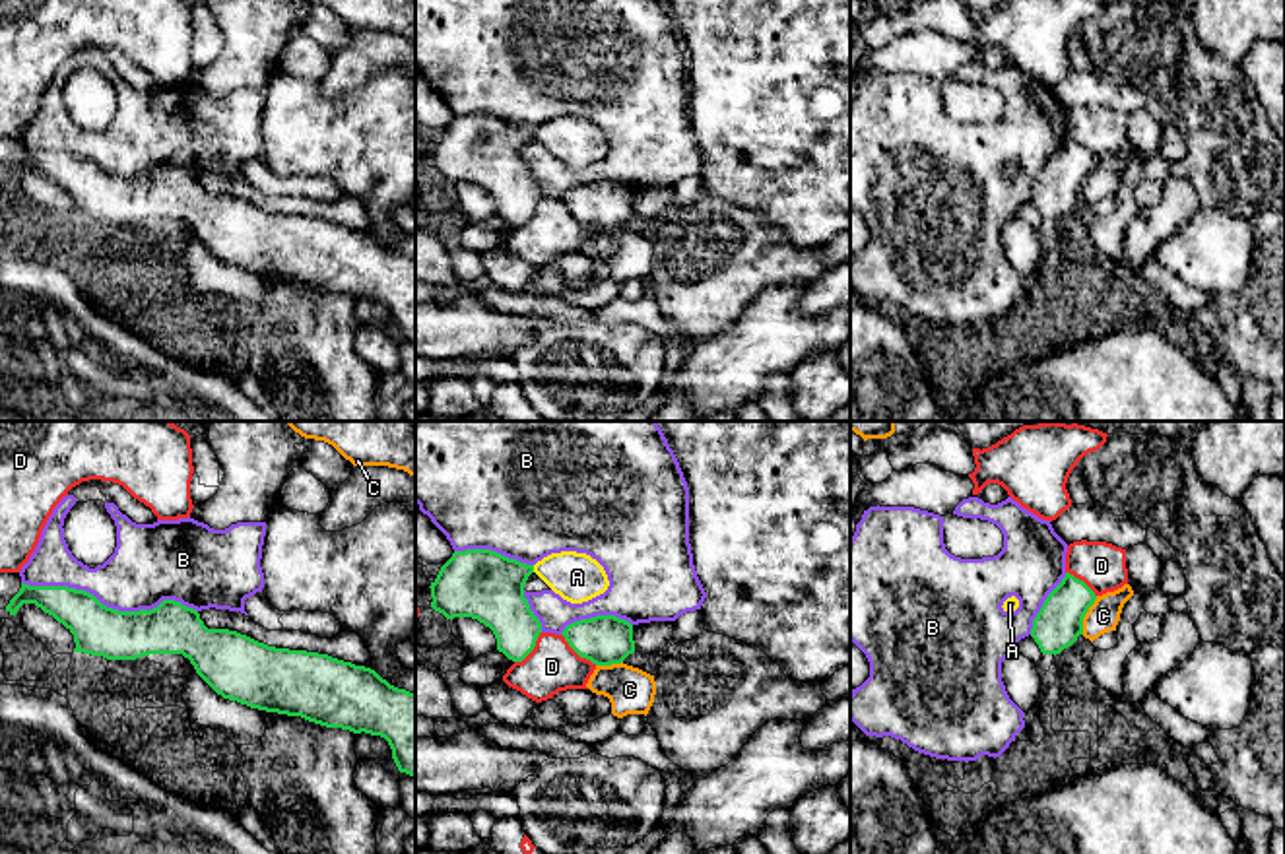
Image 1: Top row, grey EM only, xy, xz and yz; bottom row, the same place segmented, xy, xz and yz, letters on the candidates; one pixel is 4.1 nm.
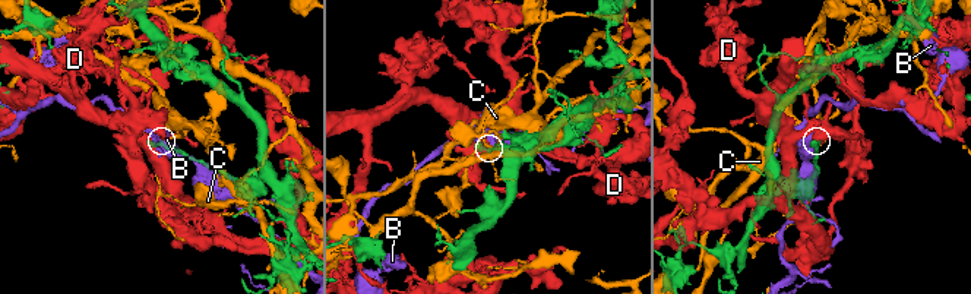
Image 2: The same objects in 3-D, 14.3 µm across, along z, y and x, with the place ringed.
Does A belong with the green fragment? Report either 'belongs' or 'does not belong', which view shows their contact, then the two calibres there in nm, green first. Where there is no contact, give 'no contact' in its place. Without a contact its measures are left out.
belongs; meets green in xz; 300 nm thick on the green side, 200 nm on the other

